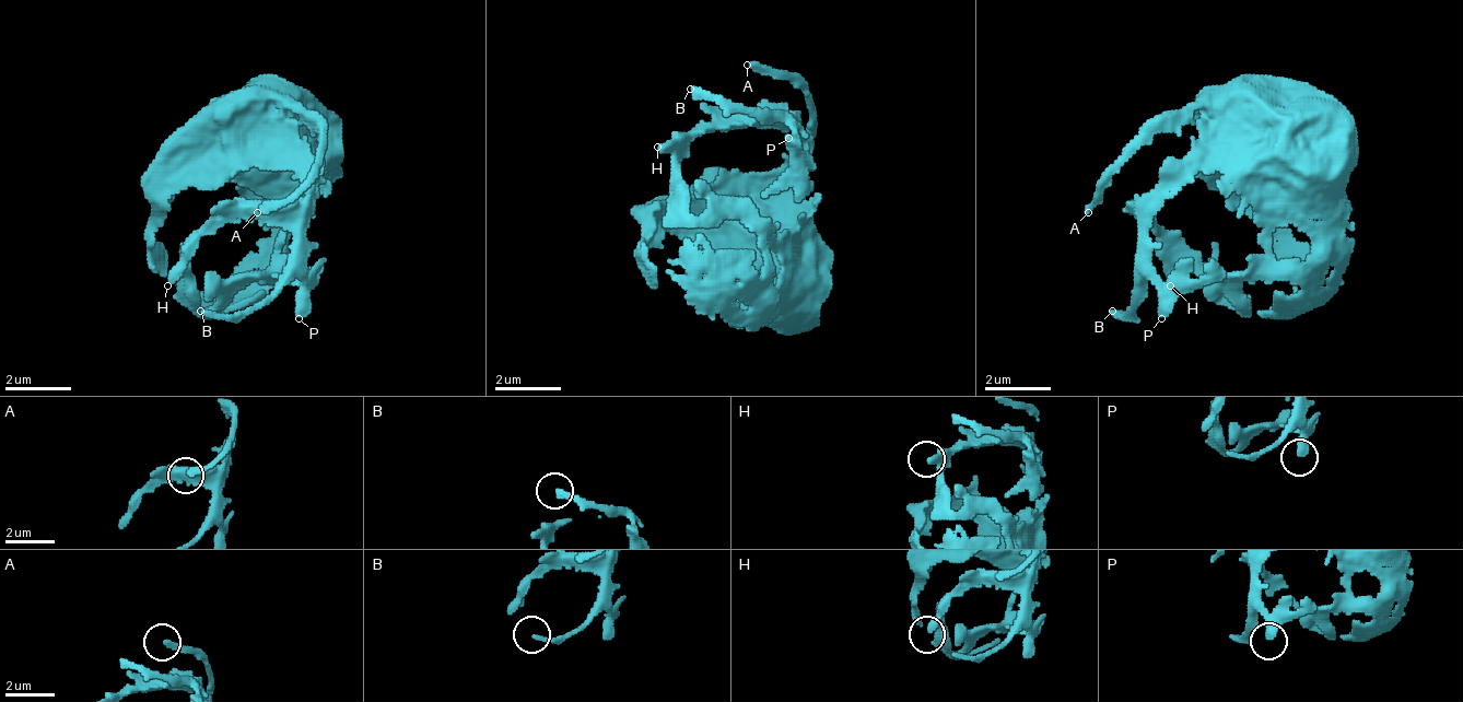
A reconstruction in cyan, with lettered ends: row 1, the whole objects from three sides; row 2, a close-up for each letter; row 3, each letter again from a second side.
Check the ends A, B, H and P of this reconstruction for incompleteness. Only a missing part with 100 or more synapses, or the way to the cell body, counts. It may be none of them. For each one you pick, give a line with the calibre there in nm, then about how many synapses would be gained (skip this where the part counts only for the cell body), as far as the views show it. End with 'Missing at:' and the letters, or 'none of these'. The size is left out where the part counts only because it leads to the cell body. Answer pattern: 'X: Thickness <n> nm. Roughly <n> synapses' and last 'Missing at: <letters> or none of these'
B: Thickness 180 nm. Roughly 130 synapses
Missing at: B

